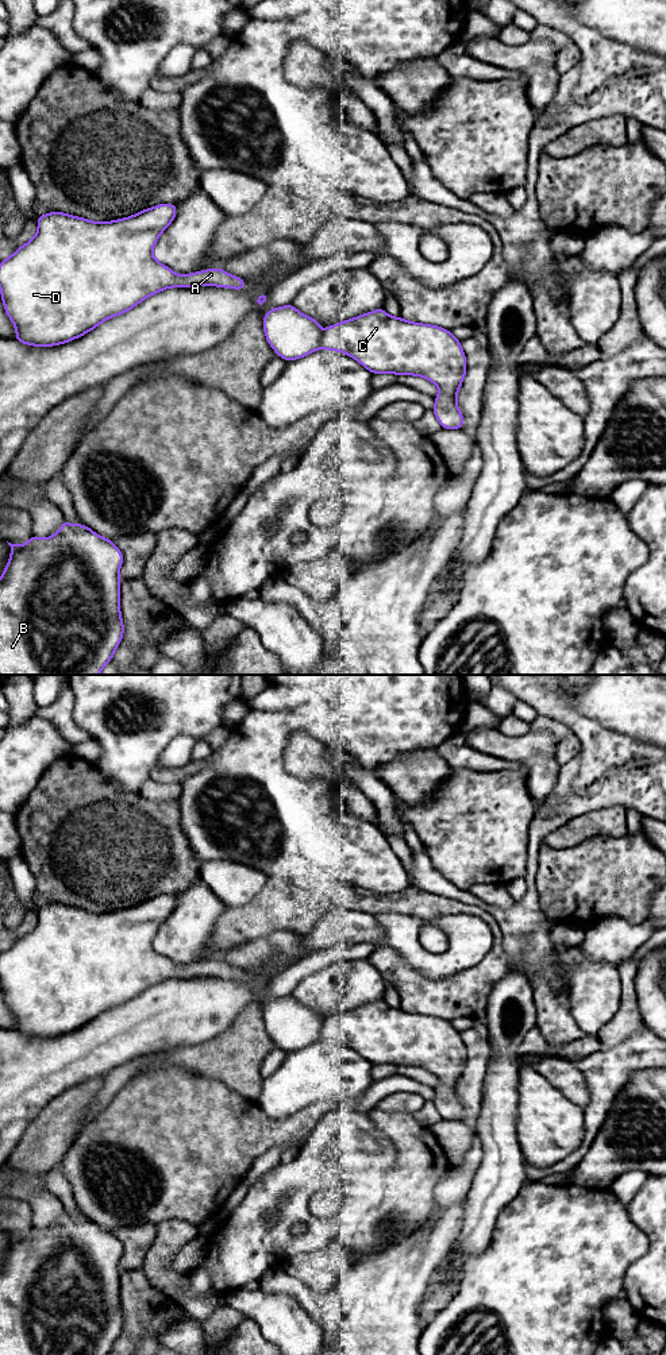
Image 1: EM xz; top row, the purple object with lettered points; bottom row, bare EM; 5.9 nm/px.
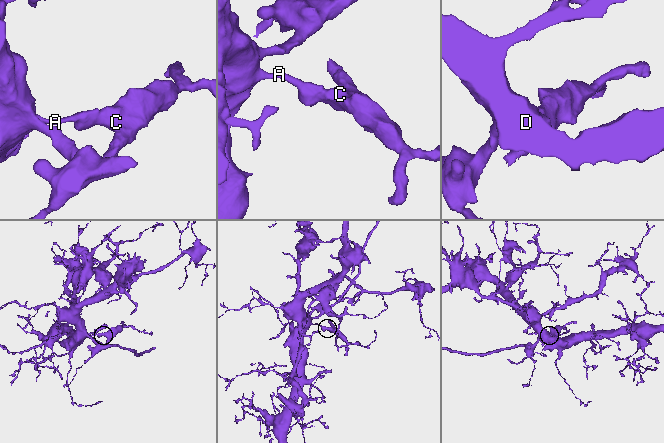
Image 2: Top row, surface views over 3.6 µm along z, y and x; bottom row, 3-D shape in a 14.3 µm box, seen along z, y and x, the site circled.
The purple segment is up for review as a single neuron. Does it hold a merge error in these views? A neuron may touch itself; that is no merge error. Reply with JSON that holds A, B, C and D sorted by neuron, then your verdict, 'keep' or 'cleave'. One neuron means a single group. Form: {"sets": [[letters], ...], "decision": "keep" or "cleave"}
{"sets": [["A", "B", "D"], ["C"]], "decision": "cleave"}

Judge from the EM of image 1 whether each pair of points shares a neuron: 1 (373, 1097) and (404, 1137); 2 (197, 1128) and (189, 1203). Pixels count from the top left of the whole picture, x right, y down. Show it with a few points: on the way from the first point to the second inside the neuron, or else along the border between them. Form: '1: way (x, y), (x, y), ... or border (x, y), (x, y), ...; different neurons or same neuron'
1: border (373, 1107), (368, 1112); different neurons
2: way (189, 1147), (189, 1184); same neuron

